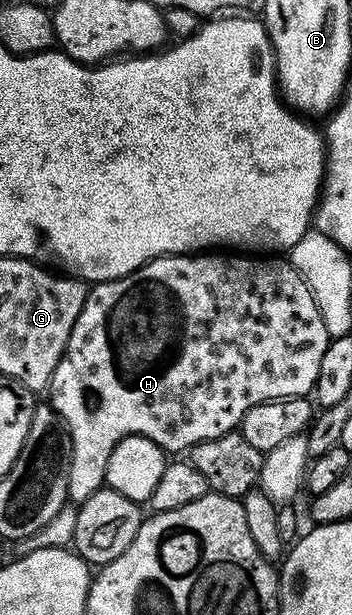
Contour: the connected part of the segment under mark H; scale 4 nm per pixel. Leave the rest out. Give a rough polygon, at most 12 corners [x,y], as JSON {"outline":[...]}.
{"outline":[[283,257],[94,284],[53,373],[68,500],[144,435],[186,452],[310,396],[328,342]]}

